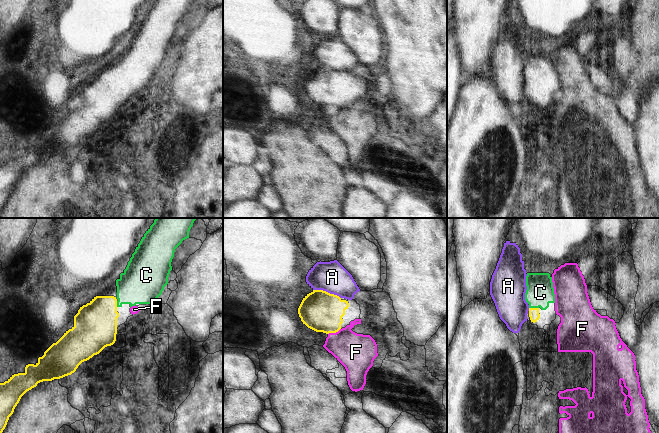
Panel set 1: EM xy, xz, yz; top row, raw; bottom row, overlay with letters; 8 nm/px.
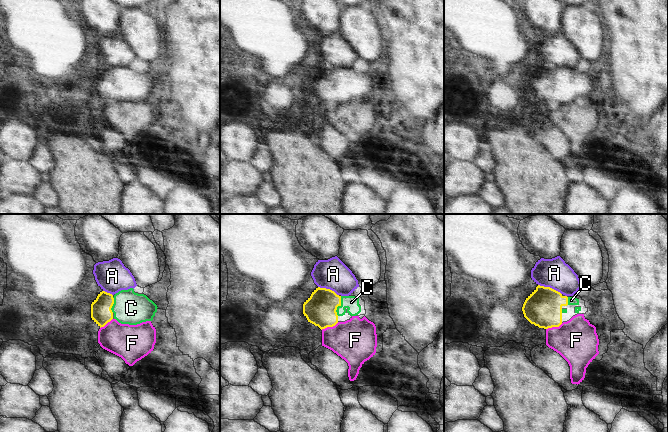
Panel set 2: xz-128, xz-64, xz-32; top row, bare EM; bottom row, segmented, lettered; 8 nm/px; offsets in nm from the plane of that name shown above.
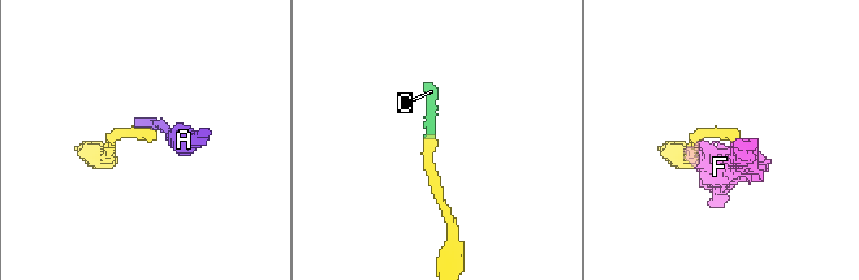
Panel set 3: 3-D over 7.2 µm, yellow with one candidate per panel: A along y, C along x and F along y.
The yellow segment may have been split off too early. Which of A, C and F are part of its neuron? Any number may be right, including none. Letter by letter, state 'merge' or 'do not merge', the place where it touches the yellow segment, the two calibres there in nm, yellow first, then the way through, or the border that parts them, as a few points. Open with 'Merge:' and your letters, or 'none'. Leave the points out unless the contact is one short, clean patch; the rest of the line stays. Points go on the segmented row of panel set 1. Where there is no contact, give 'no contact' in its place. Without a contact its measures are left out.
Merge: C
A: do not merge | xz (327, 292) | 320/240 nm
C: merge | yz (534, 308) | 90/220 nm | across yz (534, 315), (534, 308), (535, 298), (540, 292)
F: do not merge | xz (334, 332) | 320/300 nm

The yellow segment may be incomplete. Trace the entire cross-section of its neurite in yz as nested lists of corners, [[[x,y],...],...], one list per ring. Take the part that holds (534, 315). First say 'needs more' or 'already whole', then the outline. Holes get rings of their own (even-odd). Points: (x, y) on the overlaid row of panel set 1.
needs more | [[[527,273],[525,300],[529,304],[531,322],[539,320],[539,309],[546,310],[550,303],[555,303],[552,277],[549,273]]]

